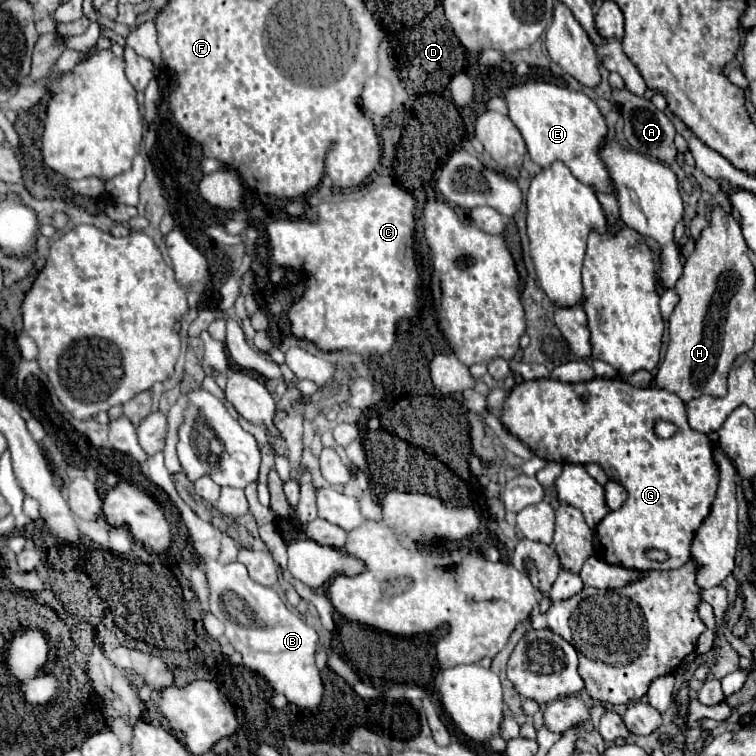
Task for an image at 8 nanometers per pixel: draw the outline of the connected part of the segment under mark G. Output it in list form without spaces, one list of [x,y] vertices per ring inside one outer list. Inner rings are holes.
[[[600,377],[586,383],[562,383],[558,379],[536,379],[516,383],[502,405],[500,423],[524,445],[528,445],[534,455],[556,461],[556,463],[598,463],[604,467],[612,481],[618,481],[628,491],[628,501],[618,509],[610,511],[596,527],[594,549],[596,557],[610,565],[620,565],[628,569],[672,569],[682,567],[690,557],[690,541],[702,519],[710,513],[710,505],[718,489],[718,467],[710,441],[704,433],[692,431],[686,421],[686,405],[670,391],[658,387],[636,389],[626,381],[600,381]],[[588,393],[590,399],[582,401],[580,395]],[[666,419],[678,427],[678,433],[670,439],[658,439],[654,435],[654,421]],[[646,547],[664,549],[668,561],[656,563],[644,555]]]

